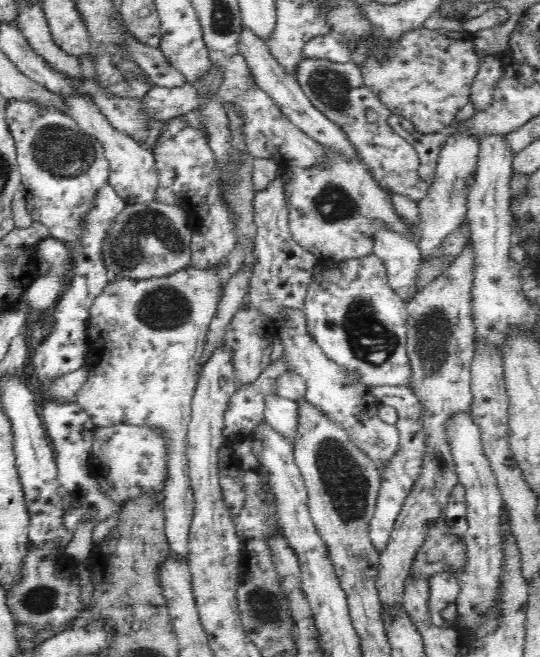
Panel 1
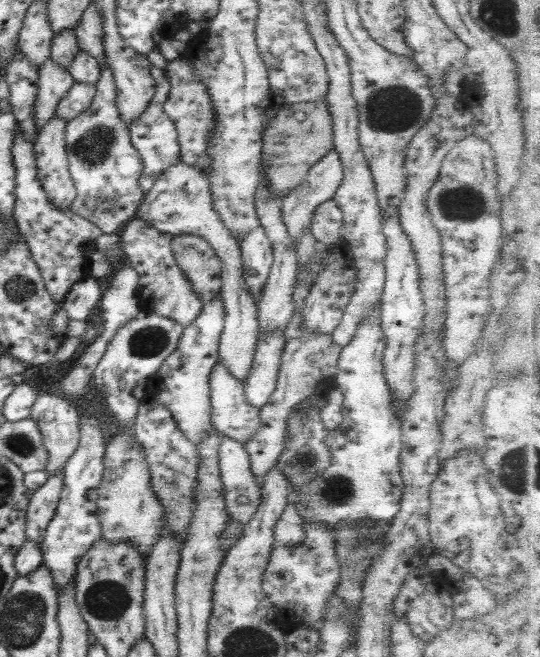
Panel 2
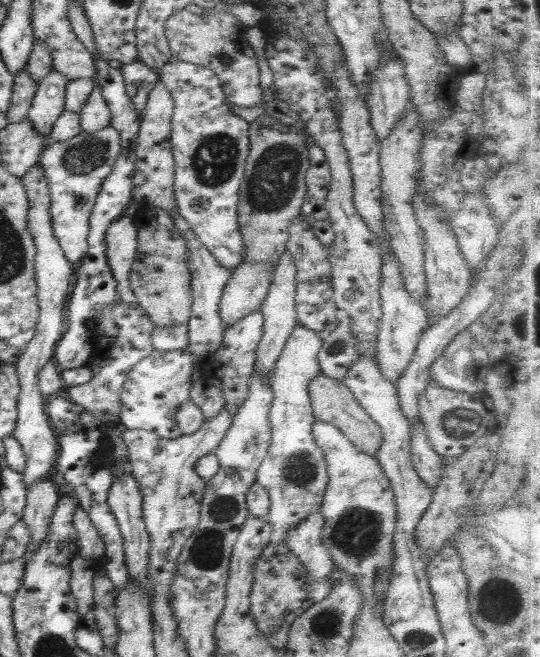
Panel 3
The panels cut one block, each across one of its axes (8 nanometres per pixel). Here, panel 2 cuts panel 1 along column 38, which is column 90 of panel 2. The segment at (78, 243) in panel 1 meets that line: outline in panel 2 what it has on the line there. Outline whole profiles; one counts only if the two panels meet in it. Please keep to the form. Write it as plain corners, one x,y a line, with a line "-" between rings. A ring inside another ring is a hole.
107,66
101,69
99,79
95,82
95,95
90,107
80,113
78,117
68,121
66,126
66,153
68,153
68,169
70,178
76,188
76,198
69,209
78,216
85,218
96,225
103,233
117,234
130,219
134,219
144,191
140,189
140,176
144,170
140,154
132,146
129,131
122,122
115,103
117,95
112,70

